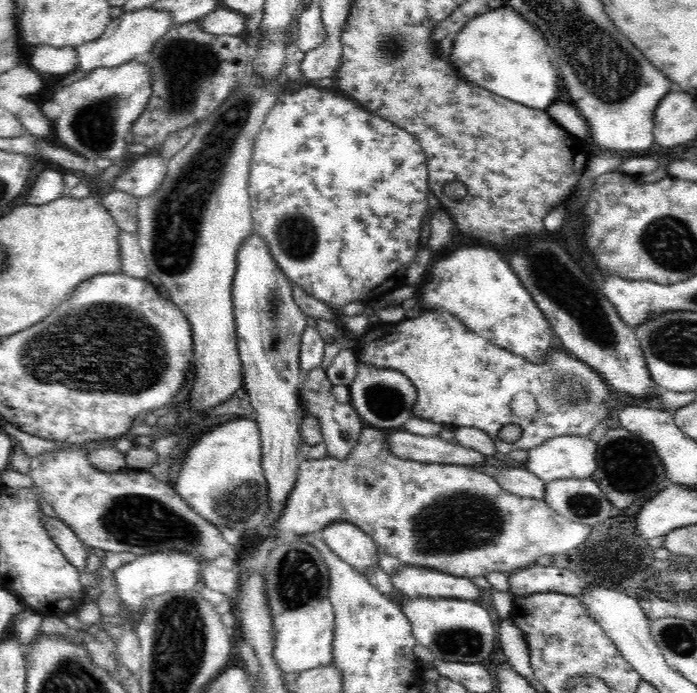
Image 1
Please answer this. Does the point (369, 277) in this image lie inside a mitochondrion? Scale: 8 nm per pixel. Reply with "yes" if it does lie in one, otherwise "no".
no

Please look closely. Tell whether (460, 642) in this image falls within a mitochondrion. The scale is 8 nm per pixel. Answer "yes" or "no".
yes

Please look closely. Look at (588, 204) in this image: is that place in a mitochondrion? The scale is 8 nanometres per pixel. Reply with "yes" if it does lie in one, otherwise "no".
no

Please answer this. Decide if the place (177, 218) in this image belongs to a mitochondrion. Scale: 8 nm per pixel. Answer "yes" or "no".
yes

